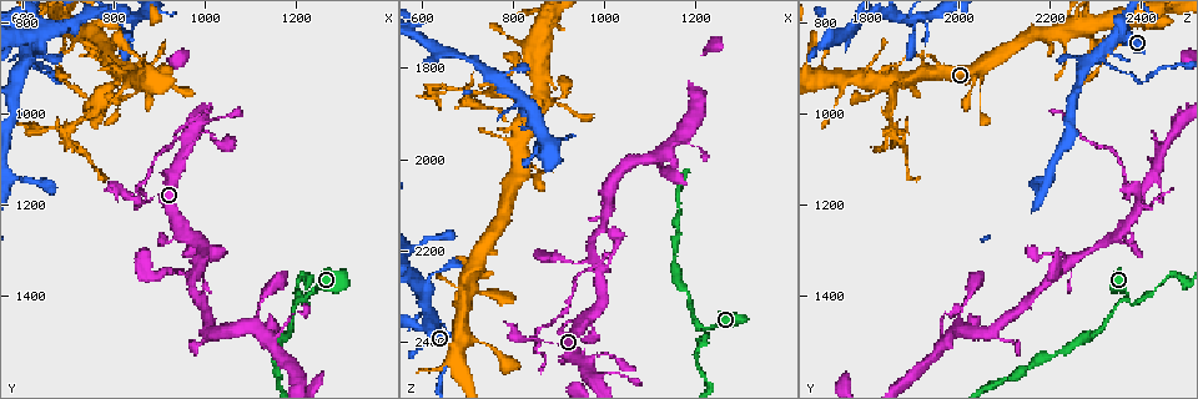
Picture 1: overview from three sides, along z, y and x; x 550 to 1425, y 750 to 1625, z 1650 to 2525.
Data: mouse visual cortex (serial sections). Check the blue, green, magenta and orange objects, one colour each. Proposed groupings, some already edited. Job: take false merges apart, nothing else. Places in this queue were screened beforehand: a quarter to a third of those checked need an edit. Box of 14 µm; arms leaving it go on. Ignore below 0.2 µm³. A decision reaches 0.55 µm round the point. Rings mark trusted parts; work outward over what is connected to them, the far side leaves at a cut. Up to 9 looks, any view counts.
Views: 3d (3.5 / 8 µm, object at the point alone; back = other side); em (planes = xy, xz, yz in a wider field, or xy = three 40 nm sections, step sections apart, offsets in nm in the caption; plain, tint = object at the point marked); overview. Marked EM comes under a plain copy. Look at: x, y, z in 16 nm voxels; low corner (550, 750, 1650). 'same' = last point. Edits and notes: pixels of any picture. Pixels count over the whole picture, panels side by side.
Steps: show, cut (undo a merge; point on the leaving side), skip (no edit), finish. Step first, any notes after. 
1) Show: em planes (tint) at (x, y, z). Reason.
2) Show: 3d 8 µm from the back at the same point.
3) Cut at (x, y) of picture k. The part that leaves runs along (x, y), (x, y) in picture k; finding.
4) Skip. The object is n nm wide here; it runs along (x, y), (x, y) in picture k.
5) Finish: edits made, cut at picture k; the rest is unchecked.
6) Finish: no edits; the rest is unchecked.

Show: 3d 3.5 µm at (1220, 1400, 2365). A fork.

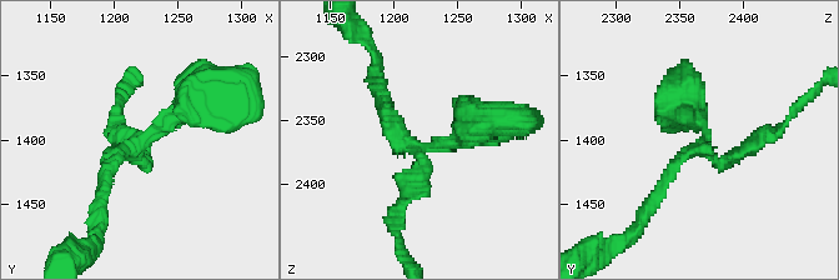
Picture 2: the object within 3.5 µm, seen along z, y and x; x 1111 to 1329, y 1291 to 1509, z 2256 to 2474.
Show: em xy step 3 (tint) at (1216, 1406, 2368). 3 arms meet here; the arms are 150, 200, 250 nm wide; now the EM.

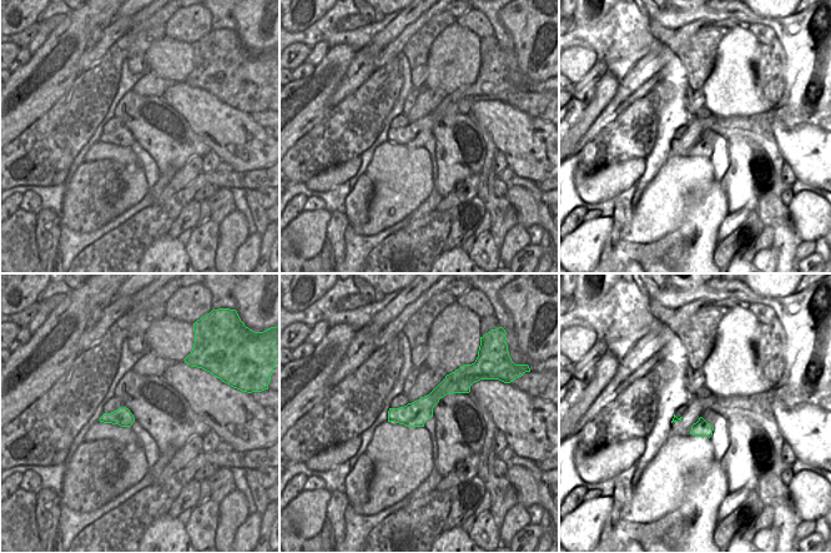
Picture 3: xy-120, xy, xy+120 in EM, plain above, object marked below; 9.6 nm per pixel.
Skip. It runs along (466, 386), (391, 418) in picture 3; all the same cell.

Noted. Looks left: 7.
Show: em xy step 2 (tint) at (975, 1350, 2215). Sudden change in width.

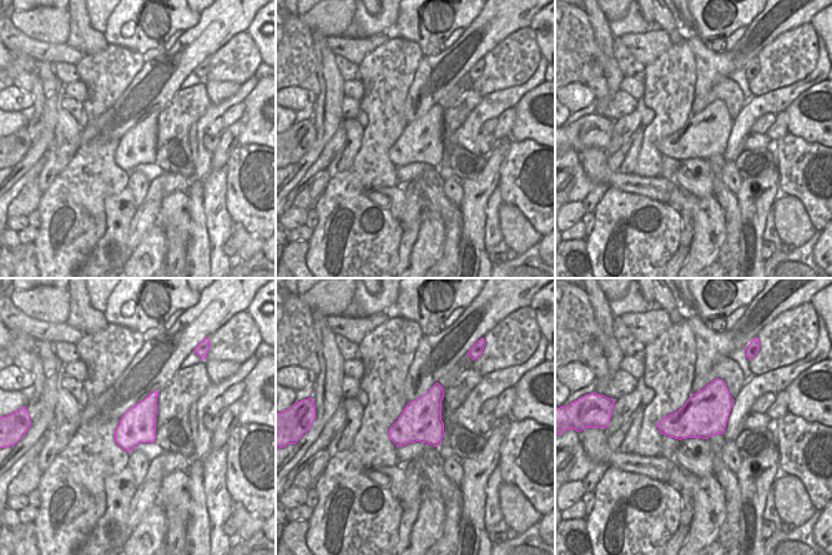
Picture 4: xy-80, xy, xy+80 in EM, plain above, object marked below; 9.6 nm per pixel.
Show: 3d 3.5 µm at the same point. Wider look.

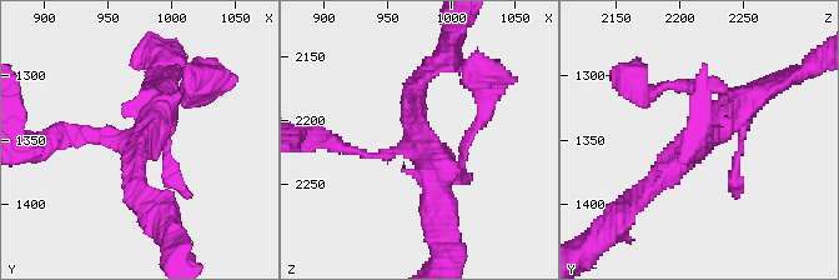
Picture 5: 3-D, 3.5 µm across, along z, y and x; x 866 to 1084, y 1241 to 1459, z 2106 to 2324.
Skip. One cell here.

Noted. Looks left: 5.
Show: 3d 3.5 µm at (615, 865, 2315). Three-way junction.

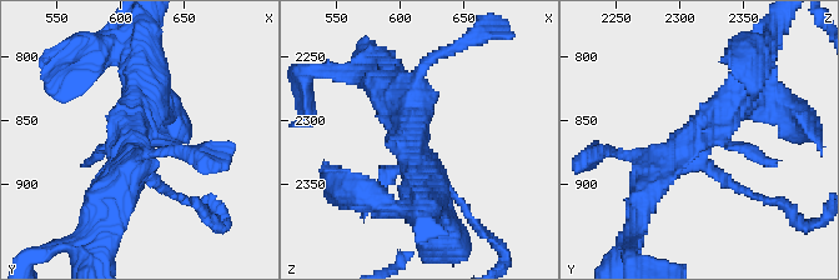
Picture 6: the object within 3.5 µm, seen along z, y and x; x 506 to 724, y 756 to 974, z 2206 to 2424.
Show: em xy step 2 (tint) at (614, 864, 2310).

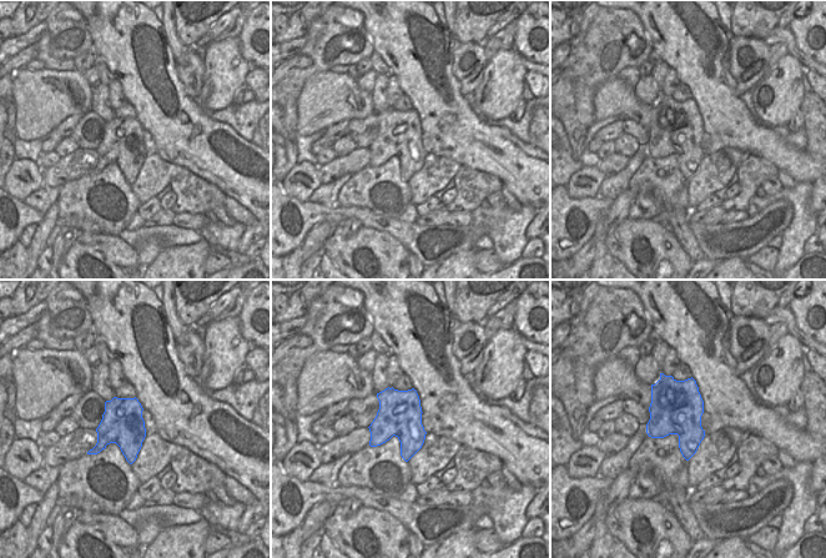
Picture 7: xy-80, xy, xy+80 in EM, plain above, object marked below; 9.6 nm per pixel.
Cut at (170, 193) of picture 6. The part that leaves runs along (150, 175), (215, 225) in picture 6; two cells meet here.

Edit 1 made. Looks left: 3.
Show: overview.

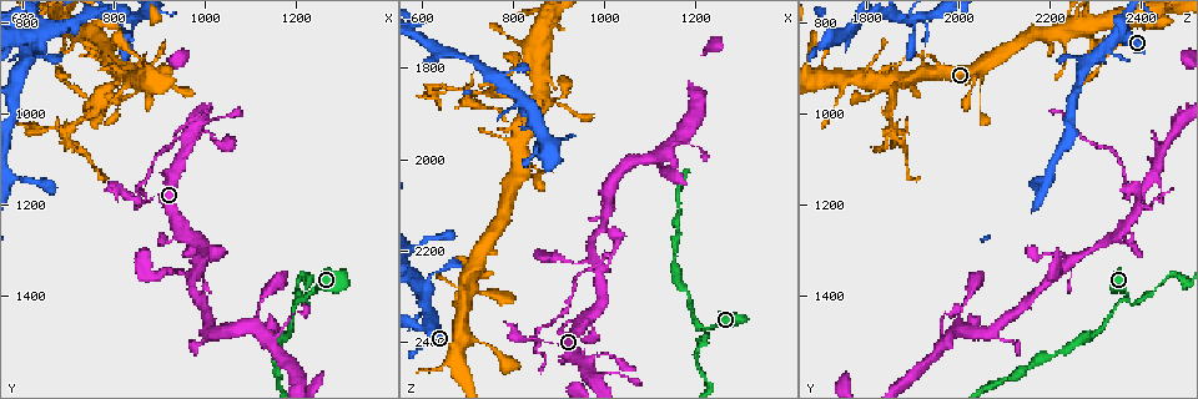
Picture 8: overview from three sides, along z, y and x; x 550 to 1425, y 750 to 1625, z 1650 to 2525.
Show: 3d 3.5 µm at (855, 1190, 2395). Abrupt turn.

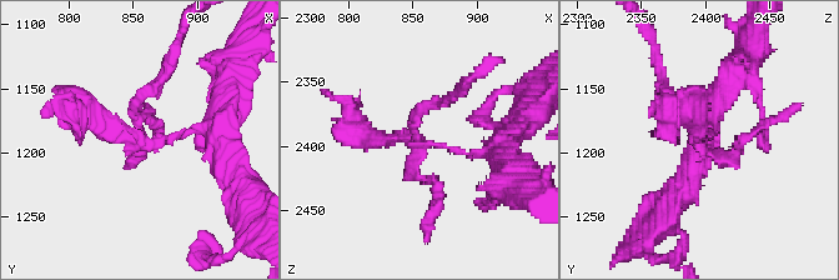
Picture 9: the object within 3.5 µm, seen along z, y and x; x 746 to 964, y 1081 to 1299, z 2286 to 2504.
Show: em xy step 5 (tint) at (856, 1192, 2398). Need the tissue.

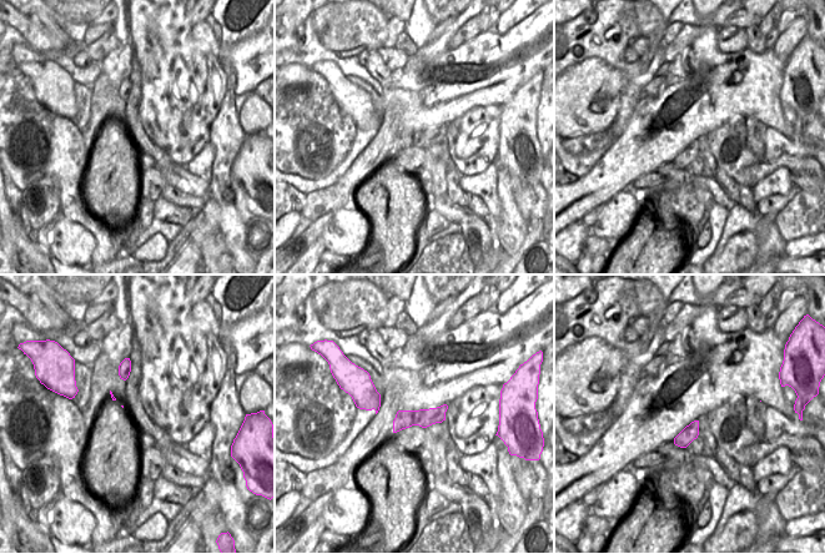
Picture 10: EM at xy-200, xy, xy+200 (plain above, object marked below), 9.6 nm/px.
Cut at (413, 145) of picture 9. The part that leaves runs along (453, 150), (411, 138), (415, 115), (433, 106) in picture 9; two cells meet here.

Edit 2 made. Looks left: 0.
Finish: edits made, cut at picture 6, cut at picture 9; the rest is unchecked.

